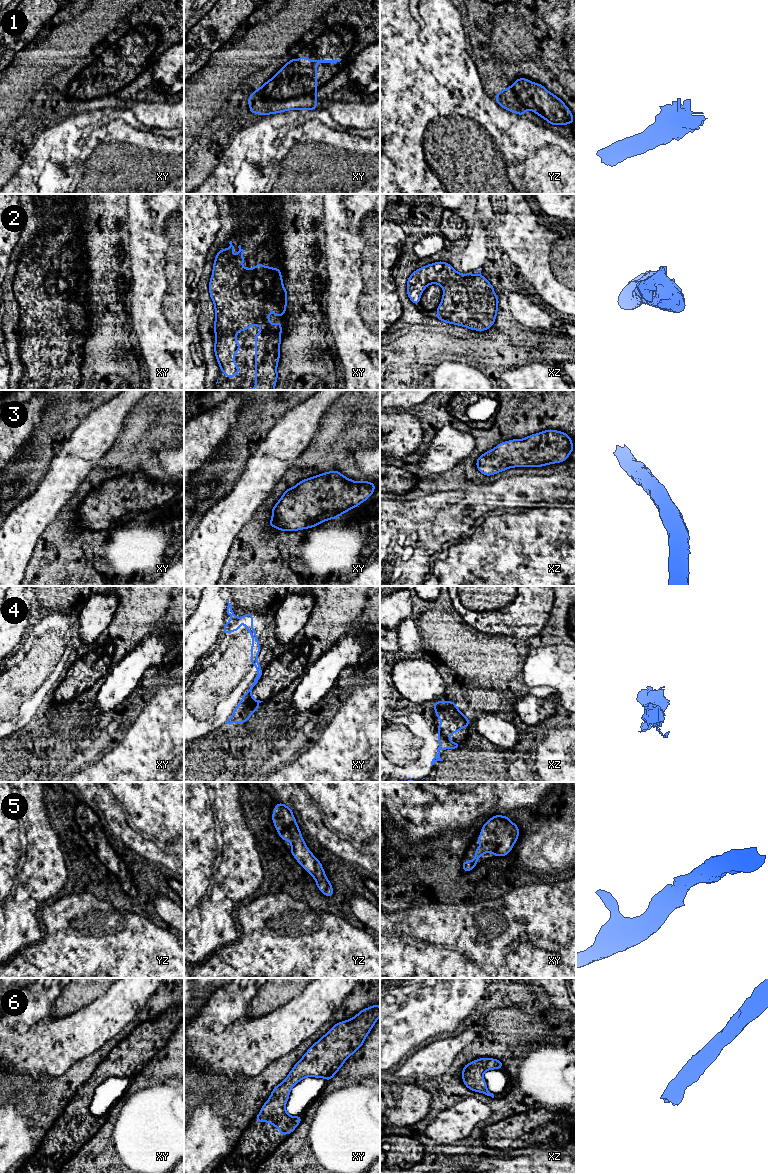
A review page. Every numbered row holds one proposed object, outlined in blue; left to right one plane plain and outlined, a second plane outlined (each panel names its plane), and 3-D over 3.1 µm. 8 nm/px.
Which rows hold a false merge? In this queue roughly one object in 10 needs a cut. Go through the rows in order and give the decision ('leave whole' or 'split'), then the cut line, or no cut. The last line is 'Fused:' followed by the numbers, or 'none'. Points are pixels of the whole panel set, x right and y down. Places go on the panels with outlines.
1: leave whole; no cut
2: leave whole; no cut
3: leave whole; no cut
4: split; cut in xz along (439, 732), (449, 741)
5: leave whole; no cut
6: leave whole; no cut
Fused: 4

